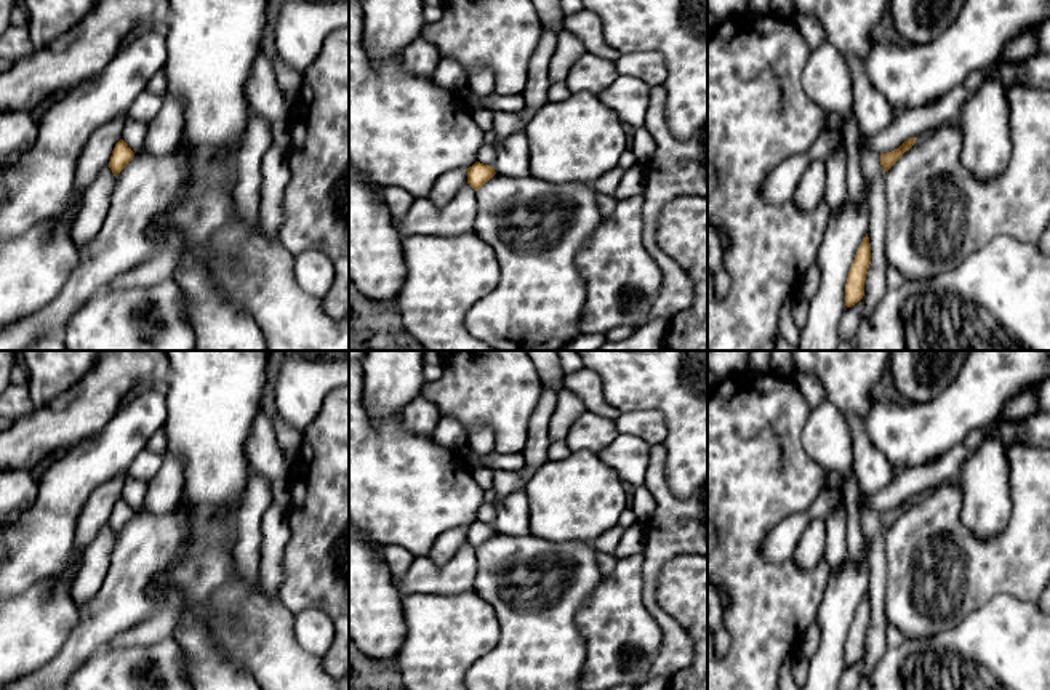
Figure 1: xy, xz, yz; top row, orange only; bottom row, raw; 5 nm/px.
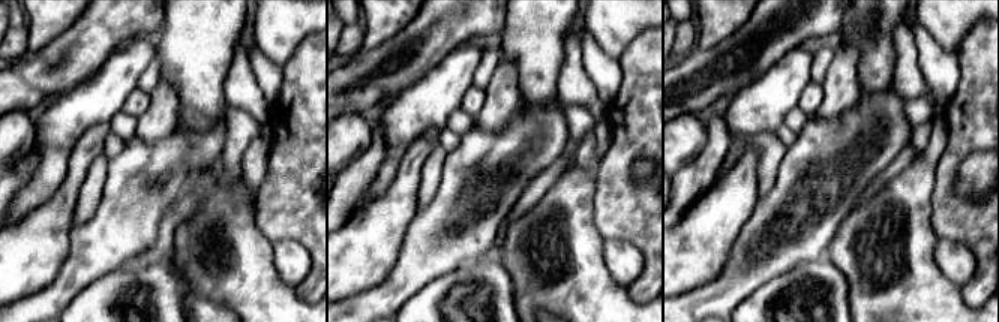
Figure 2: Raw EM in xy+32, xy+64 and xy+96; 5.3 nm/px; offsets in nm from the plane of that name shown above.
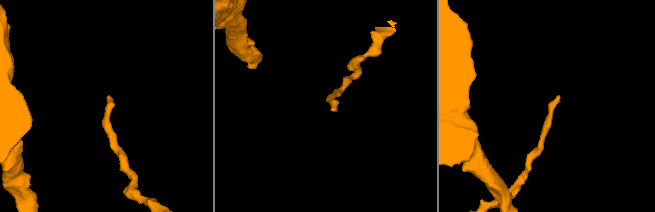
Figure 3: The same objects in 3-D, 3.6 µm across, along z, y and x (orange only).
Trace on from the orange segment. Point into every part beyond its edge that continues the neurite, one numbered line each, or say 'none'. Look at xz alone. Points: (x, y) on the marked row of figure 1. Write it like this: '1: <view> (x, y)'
none

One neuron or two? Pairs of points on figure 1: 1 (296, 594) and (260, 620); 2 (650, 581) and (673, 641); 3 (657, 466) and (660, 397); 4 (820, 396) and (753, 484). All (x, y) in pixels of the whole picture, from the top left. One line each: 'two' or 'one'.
1: two
2: one
3: two
4: two

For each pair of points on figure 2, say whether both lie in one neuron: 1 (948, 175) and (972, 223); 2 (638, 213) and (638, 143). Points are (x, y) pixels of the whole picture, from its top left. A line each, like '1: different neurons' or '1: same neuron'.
1: same neuron
2: same neuron

